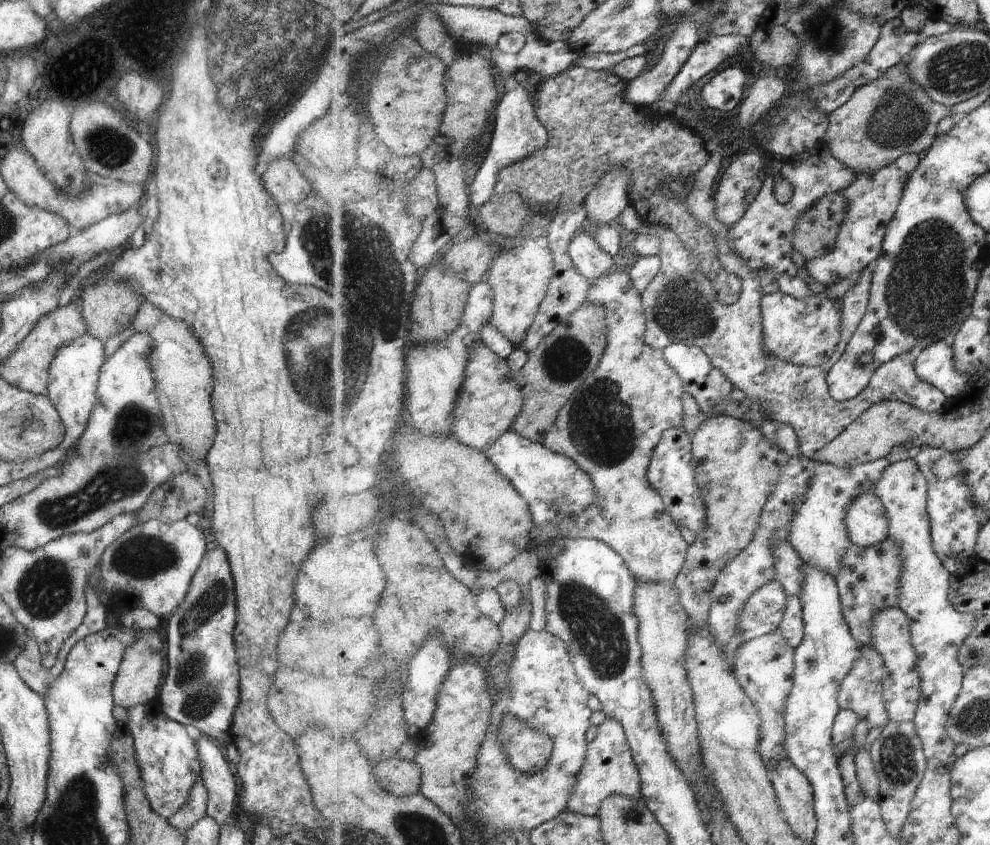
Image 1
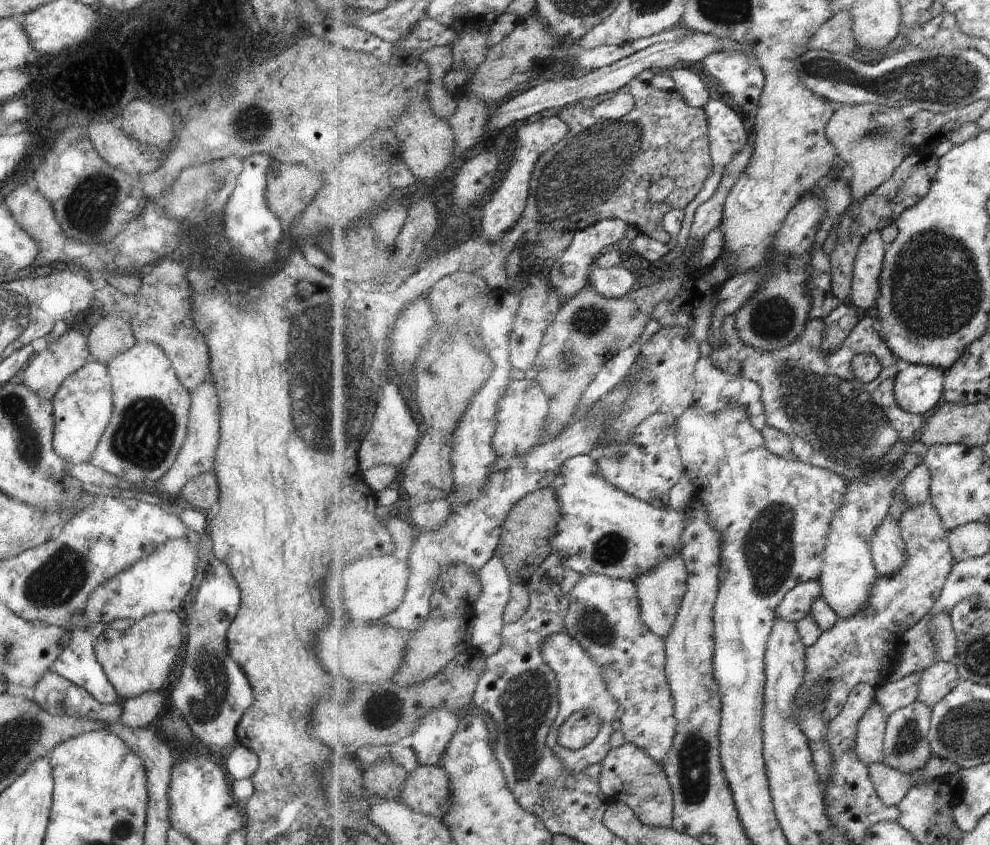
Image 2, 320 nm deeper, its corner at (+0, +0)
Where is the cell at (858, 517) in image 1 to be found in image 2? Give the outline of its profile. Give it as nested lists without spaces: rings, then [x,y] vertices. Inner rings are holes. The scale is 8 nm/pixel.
[[[890,514],[874,536],[872,554],[879,577],[891,578],[907,564],[909,554],[902,538],[900,522]]]

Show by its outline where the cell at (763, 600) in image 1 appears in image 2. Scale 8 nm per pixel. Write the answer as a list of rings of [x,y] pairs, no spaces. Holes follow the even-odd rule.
[[[807,581],[797,585],[778,606],[777,619],[785,619],[794,623],[811,616],[814,602],[822,596],[822,586],[817,581]]]

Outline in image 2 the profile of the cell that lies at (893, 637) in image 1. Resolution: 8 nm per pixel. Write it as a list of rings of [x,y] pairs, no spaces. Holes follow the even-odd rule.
[[[939,661],[930,669],[921,671],[919,674],[922,676],[922,682],[917,701],[927,703],[931,708],[934,708],[963,682],[957,665],[945,661]]]

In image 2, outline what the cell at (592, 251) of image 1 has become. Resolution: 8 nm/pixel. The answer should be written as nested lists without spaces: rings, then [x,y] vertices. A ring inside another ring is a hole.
[[[621,265],[602,269],[599,266],[591,267],[590,287],[595,288],[607,298],[625,298],[631,291],[637,288],[635,276]]]

